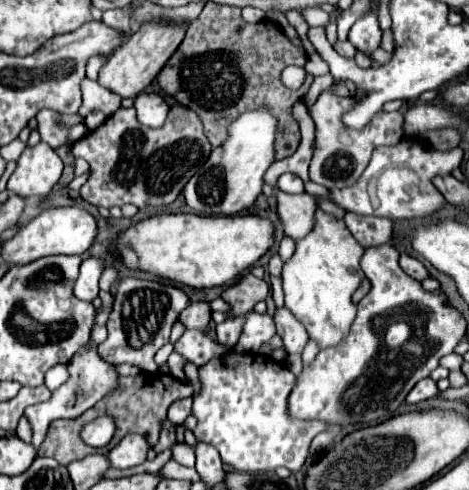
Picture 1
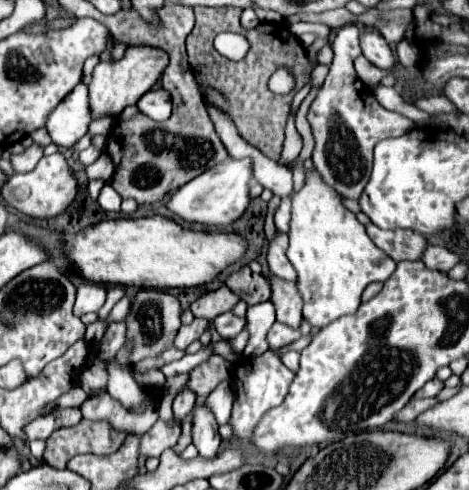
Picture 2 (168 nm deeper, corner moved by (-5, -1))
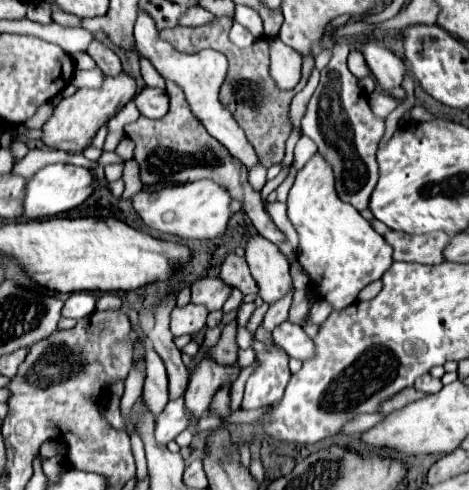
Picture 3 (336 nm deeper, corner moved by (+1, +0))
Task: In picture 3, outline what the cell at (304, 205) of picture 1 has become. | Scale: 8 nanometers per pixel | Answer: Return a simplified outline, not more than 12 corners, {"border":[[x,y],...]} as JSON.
{"border":[[138,13],[138,53],[174,81],[206,131],[252,167],[258,157],[220,103],[228,61],[220,51],[194,55],[158,39]]}

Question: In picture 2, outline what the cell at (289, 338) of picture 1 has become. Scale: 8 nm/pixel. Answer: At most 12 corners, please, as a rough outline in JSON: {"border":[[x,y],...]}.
{"border":[[270,276],[276,320],[300,330],[302,298],[296,282]]}

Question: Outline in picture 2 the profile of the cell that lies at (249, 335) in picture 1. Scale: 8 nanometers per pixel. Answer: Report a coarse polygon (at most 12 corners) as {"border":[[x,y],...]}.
{"border":[[274,322],[266,340],[270,348],[282,348],[300,338],[298,330]]}

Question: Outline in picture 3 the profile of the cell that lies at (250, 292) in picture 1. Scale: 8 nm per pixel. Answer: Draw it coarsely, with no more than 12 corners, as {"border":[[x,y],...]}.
{"border":[[230,253],[220,271],[224,283],[244,295],[258,293],[244,257]]}

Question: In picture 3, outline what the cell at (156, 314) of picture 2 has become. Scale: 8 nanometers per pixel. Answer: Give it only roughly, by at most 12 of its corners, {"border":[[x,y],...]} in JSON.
{"border":[[154,349],[146,351],[144,399],[154,415],[168,403],[168,377]]}

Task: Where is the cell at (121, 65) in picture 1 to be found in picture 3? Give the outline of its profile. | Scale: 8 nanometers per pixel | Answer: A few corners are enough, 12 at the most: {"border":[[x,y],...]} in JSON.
{"border":[[104,77],[56,105],[42,143],[82,153],[130,99],[136,81]]}

